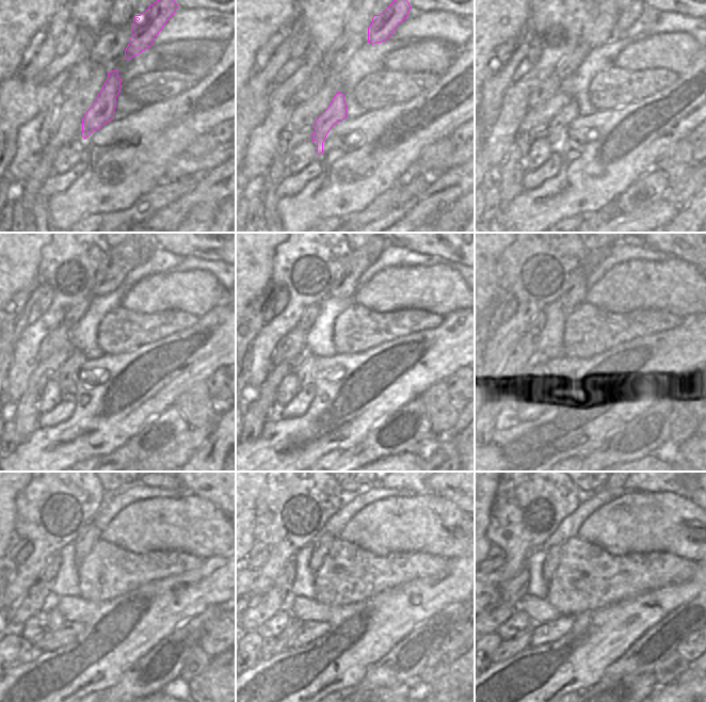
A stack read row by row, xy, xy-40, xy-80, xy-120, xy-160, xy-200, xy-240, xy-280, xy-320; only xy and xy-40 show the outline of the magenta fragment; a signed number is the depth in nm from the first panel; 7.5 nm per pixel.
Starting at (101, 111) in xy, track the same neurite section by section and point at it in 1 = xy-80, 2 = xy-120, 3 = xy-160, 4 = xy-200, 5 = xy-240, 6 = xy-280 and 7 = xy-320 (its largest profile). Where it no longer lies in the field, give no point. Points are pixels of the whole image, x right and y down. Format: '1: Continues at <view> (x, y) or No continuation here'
1: Continues at xy-80 (557, 131)
2: Continues at xy-120 (67, 375)
3: Continues at xy-160 (303, 370)
4: Continues at xy-200 (536, 369)
5: Continues at xy-240 (57, 620)
6: Continues at xy-280 (271, 647)
7: Continues at xy-320 (510, 647)

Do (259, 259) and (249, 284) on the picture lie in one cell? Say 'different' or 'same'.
same

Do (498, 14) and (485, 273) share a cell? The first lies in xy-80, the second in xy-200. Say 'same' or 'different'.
same

